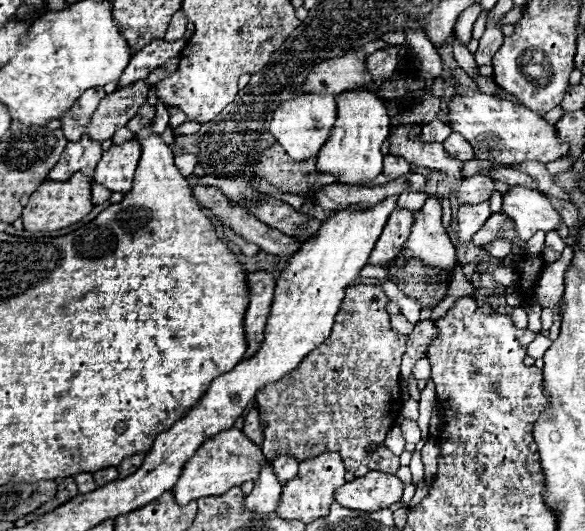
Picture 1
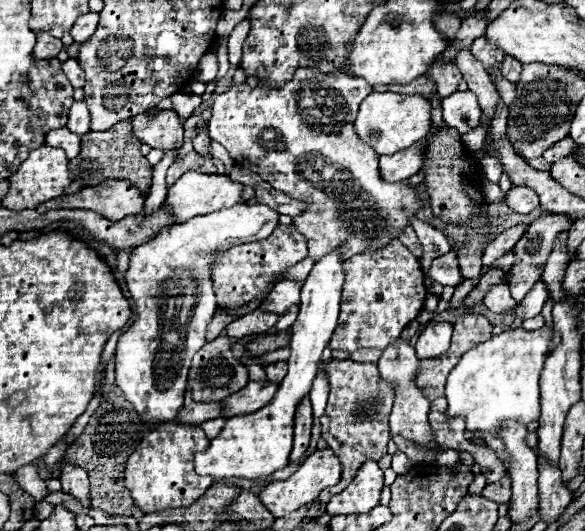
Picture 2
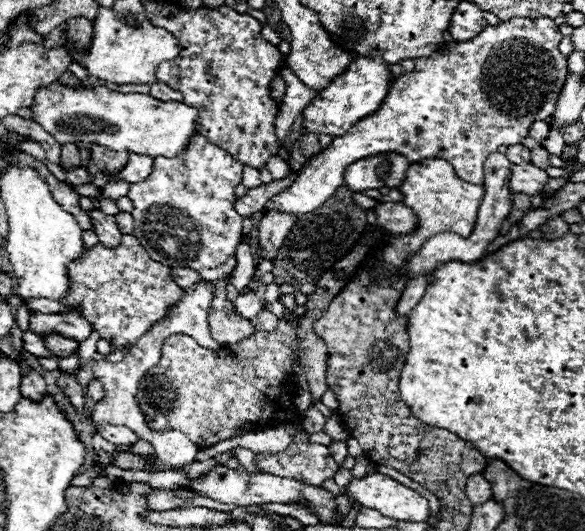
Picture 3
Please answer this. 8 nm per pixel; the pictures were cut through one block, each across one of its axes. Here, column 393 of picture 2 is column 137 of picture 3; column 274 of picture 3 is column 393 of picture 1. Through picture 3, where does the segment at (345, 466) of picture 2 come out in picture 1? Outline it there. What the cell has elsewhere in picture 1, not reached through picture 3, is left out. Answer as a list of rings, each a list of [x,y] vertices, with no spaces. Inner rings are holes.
[[[356,284],[346,288],[330,338],[312,350],[296,372],[286,374],[278,384],[258,390],[256,400],[264,430],[262,452],[268,460],[280,454],[308,460],[322,450],[332,450],[342,454],[346,470],[354,472],[354,476],[364,476],[372,470],[398,472],[400,458],[382,442],[402,412],[398,380],[406,336],[392,330],[390,314],[386,312],[388,302],[382,286]],[[370,444],[378,448],[366,452]]]

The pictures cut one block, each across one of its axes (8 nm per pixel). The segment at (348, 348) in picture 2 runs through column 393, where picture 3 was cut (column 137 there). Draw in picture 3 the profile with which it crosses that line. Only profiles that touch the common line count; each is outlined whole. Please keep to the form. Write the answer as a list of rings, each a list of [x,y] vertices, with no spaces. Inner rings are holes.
[[[124,234],[114,250],[108,250],[102,244],[84,250],[82,258],[70,262],[66,270],[70,288],[64,298],[30,298],[28,306],[42,314],[78,312],[92,324],[94,332],[116,350],[132,348],[158,320],[168,316],[168,310],[184,296],[184,290],[174,282],[170,268],[152,260],[130,234]]]

